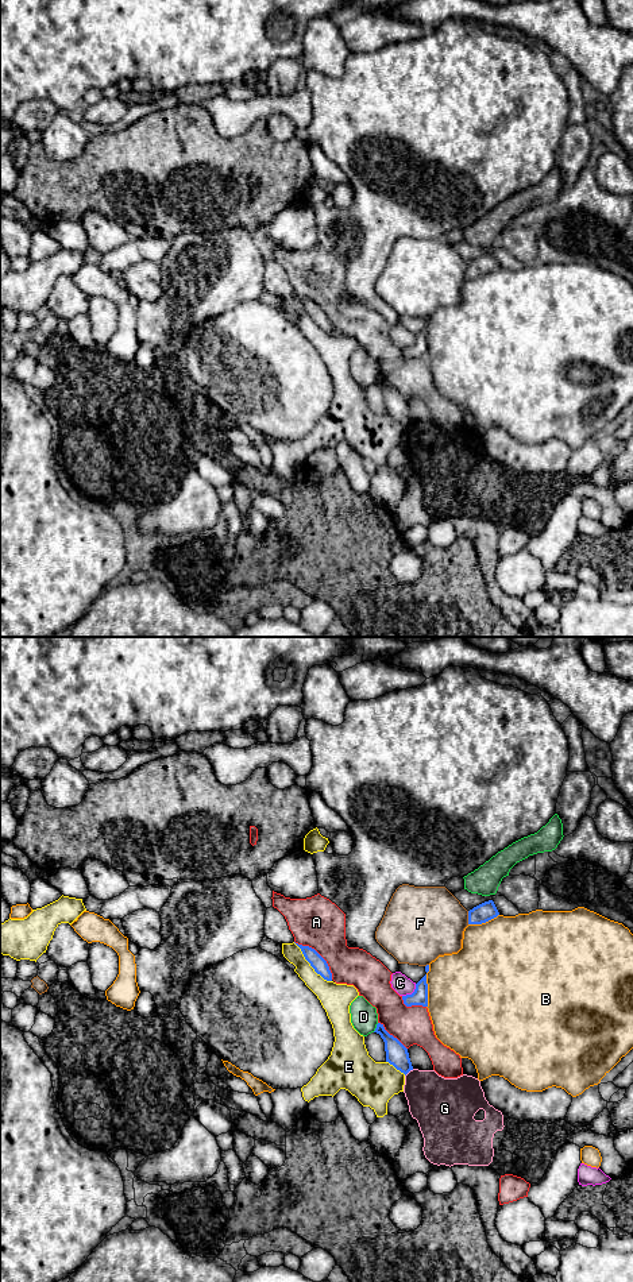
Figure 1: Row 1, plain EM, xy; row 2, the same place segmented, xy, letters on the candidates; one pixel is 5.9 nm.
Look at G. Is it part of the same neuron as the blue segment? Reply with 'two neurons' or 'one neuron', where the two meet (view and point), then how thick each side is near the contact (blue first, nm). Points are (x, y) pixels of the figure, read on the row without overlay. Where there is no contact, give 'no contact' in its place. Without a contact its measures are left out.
two neurons; contact xy (409, 423); calibres 130 and 320 nm

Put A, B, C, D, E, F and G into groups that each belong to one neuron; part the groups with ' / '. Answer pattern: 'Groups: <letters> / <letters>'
Groups: A / B / C / D G / E / F

